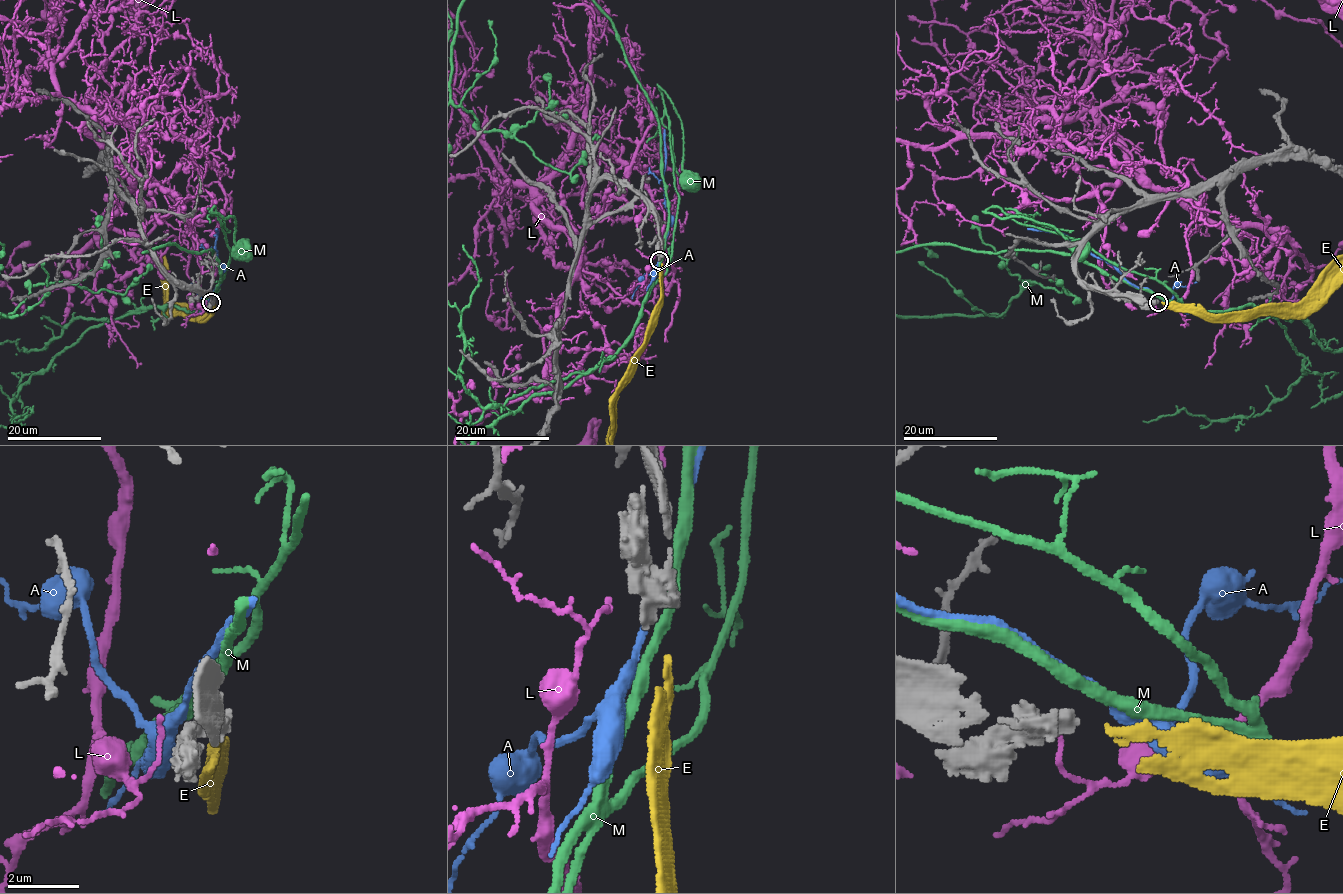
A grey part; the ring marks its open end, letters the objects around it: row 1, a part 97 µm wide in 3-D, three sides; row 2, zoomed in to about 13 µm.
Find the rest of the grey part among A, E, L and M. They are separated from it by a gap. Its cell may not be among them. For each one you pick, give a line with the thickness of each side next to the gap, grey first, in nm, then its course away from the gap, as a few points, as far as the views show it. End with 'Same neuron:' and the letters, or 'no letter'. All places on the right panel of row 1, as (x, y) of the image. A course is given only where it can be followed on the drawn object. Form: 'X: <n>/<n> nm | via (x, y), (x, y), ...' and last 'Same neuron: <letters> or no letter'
E: 400/200 nm
Same neuron: E

